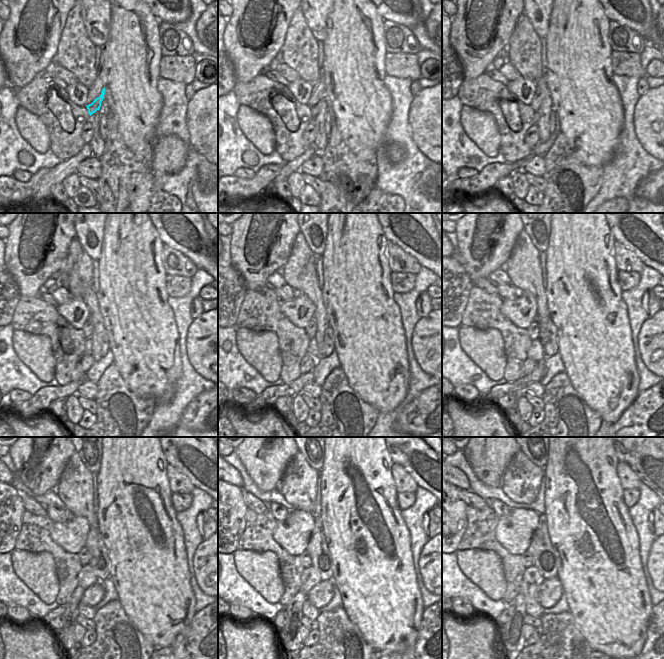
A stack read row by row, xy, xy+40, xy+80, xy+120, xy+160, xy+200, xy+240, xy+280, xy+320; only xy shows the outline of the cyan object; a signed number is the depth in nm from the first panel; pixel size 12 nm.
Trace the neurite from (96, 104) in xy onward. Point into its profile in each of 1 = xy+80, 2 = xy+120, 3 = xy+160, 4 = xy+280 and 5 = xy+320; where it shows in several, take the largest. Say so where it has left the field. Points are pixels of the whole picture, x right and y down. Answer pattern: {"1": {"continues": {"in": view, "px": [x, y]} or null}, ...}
{"1": {"continues": {"in": "xy+80", "px": [536, 113]}}, "2": {"continues": {"in": "xy+120", "px": [88, 344]}}, "3": {"continues": {"in": "xy+160", "px": [312, 350]}}, "4": {"continues": {"in": "xy+280", "px": [310, 577]}}, "5": {"continues": {"in": "xy+320", "px": [532, 579]}}}

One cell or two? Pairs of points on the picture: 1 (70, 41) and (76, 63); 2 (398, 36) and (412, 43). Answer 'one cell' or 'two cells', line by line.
1: one cell
2: one cell

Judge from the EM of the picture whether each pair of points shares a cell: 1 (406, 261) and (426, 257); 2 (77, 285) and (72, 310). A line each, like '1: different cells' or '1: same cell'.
1: different cells
2: different cells

